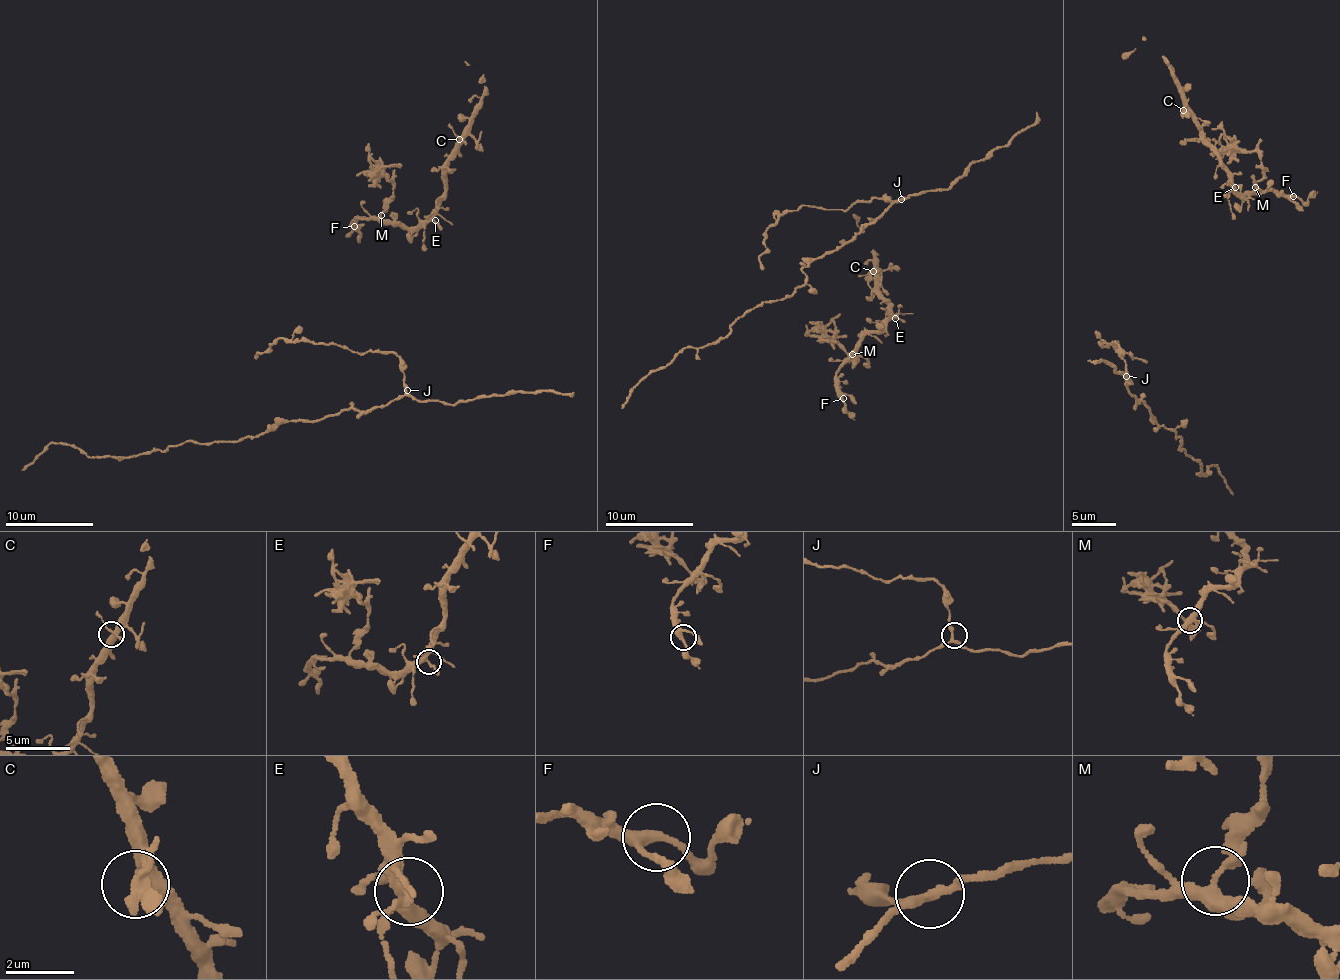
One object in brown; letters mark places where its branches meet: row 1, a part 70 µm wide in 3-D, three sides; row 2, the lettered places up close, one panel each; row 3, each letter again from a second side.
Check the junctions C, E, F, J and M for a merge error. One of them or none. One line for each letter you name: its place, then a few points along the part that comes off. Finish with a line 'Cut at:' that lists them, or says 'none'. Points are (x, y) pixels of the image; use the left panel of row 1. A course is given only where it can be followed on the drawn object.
M: Place: (381, 215). Course of the part to remove: (380, 214), (386, 207), (392, 182), (381, 169), (401, 163)
Cut at: M

